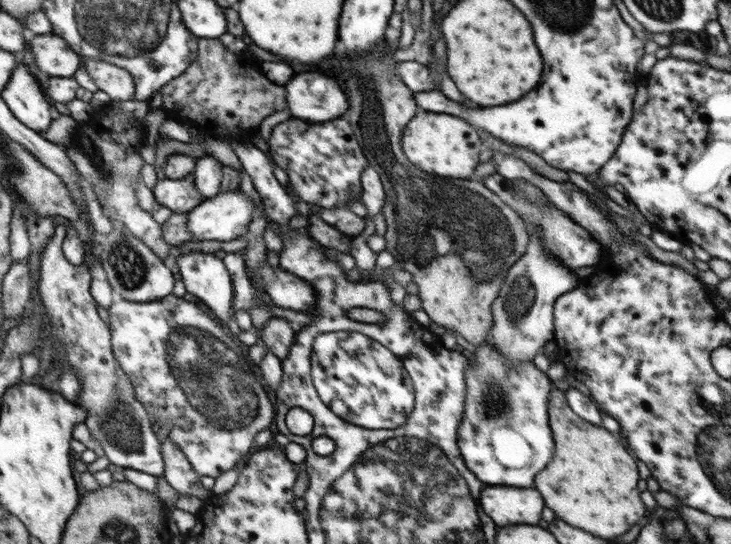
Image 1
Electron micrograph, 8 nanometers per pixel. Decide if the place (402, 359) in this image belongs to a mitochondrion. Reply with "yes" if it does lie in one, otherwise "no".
no

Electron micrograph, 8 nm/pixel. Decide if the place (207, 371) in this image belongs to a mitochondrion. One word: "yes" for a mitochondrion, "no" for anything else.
yes

